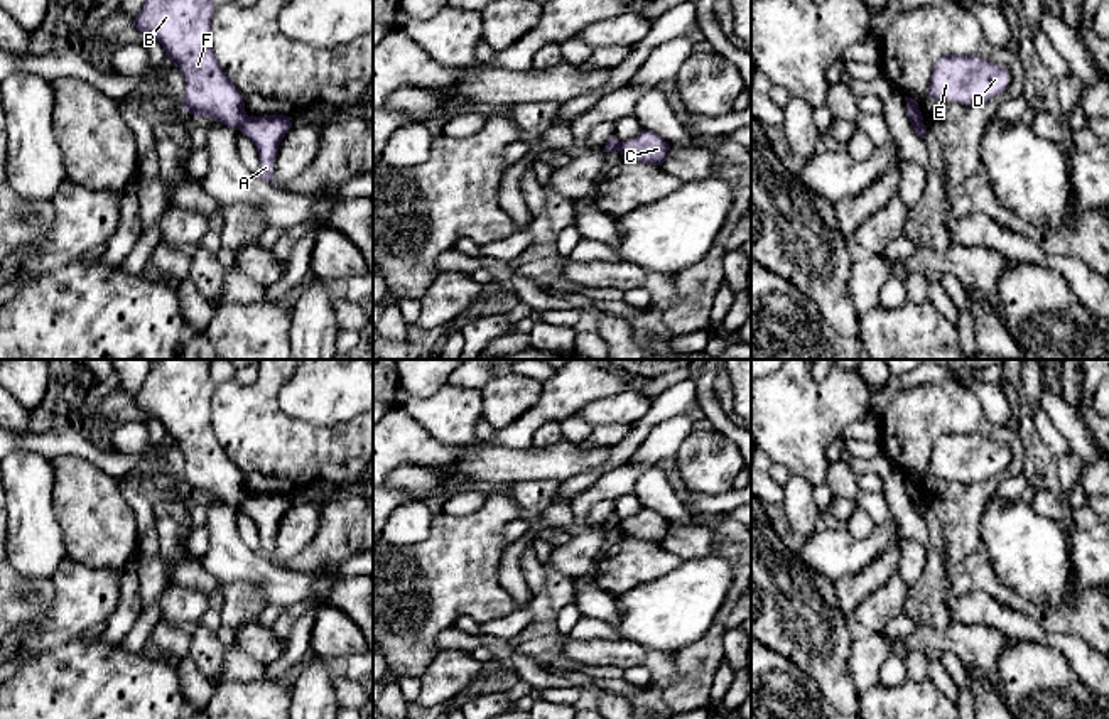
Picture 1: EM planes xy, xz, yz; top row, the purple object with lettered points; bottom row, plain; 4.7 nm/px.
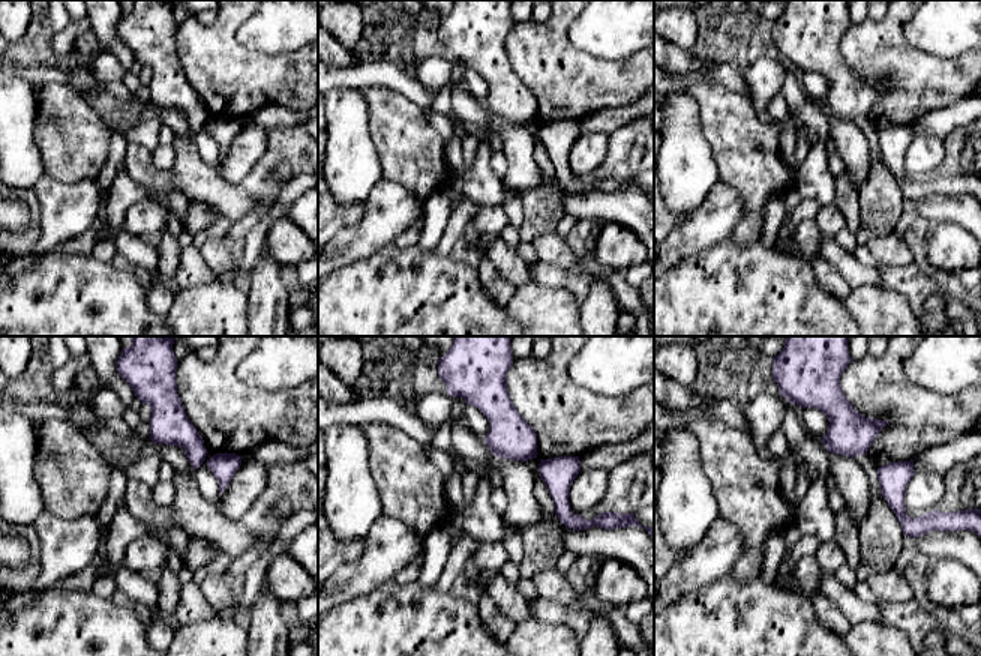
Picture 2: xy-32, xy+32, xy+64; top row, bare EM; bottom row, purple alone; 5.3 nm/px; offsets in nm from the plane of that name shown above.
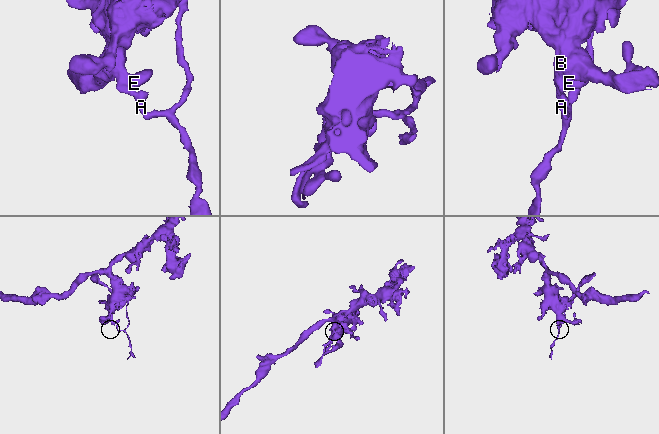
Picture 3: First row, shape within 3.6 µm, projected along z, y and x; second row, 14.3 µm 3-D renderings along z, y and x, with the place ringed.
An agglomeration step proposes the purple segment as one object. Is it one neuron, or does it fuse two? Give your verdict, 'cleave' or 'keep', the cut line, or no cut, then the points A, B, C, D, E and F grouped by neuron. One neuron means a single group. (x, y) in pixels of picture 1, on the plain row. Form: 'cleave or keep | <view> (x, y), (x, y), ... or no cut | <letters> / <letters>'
cleave | xy (247, 493), (238, 507) | A C / B D E F

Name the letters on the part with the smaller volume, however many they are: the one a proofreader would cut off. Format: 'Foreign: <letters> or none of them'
Foreign: A, C

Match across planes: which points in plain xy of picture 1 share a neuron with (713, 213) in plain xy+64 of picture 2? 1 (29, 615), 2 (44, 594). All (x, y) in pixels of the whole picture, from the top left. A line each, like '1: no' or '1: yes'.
1: no
2: no

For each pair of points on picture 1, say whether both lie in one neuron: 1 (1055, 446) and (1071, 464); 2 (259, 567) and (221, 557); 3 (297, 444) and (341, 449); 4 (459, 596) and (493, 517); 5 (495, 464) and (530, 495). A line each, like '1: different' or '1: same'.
1: different
2: same
3: same
4: same
5: different

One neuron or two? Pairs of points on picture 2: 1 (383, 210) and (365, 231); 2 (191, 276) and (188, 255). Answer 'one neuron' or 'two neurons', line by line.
1: one neuron
2: one neuron

